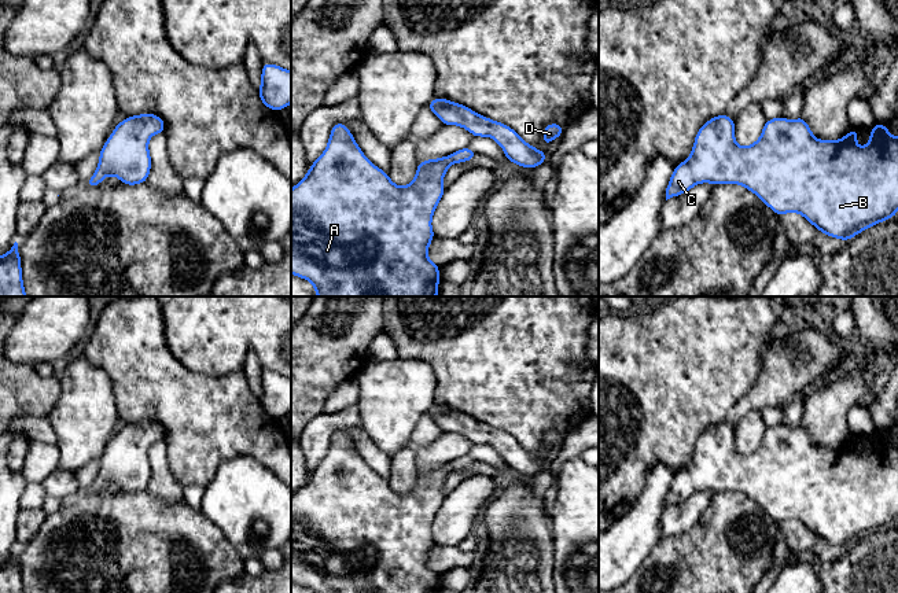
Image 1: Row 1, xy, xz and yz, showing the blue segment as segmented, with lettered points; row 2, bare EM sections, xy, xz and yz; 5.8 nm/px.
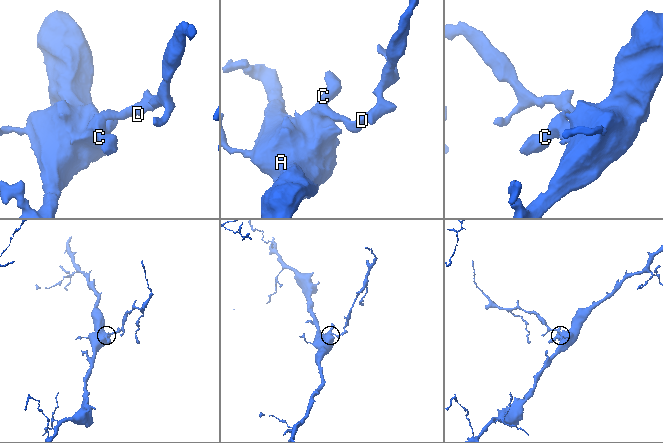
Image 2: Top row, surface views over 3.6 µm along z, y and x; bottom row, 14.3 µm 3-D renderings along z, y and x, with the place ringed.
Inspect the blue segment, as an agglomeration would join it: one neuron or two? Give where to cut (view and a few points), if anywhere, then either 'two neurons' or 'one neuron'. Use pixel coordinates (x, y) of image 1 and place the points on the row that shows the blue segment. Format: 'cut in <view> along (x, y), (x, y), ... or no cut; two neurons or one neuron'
no cut; one neuron

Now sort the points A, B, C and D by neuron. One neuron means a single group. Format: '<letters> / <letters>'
A B C D

